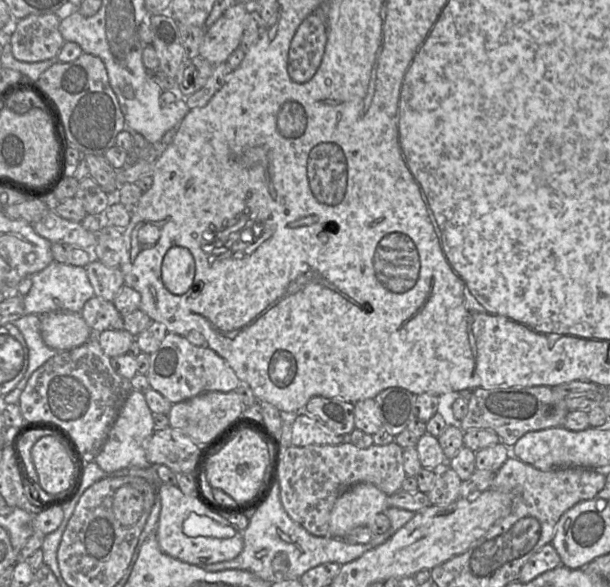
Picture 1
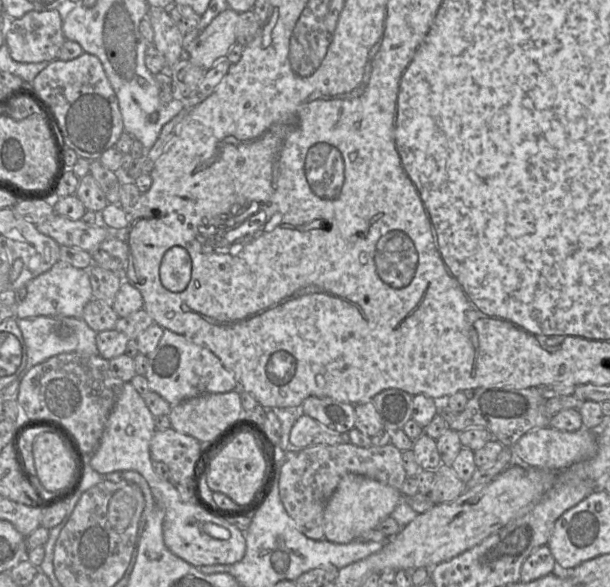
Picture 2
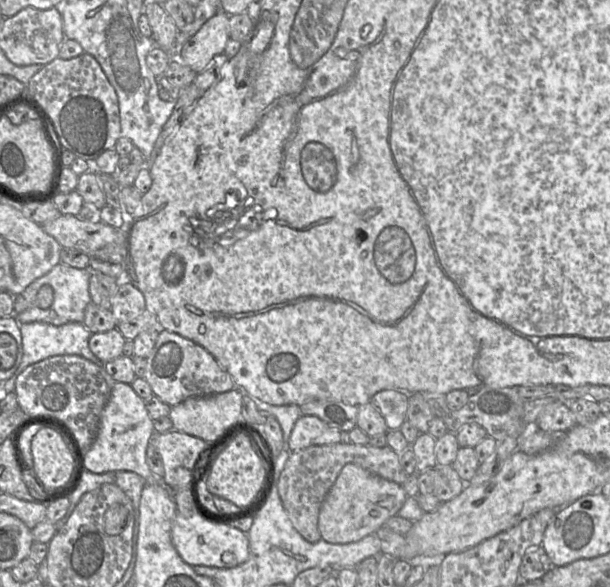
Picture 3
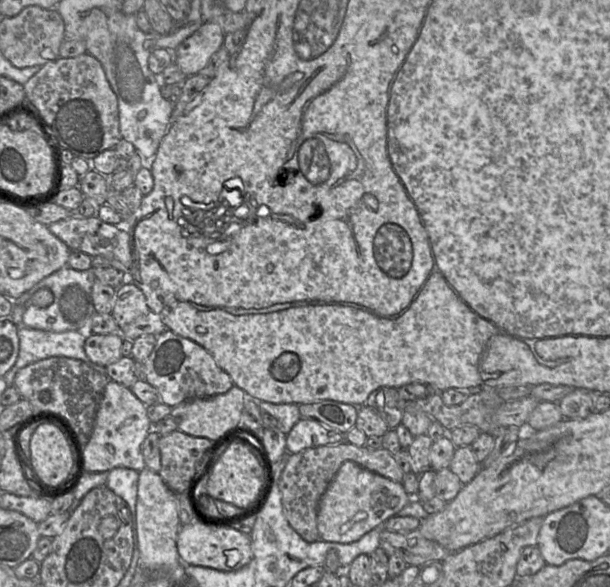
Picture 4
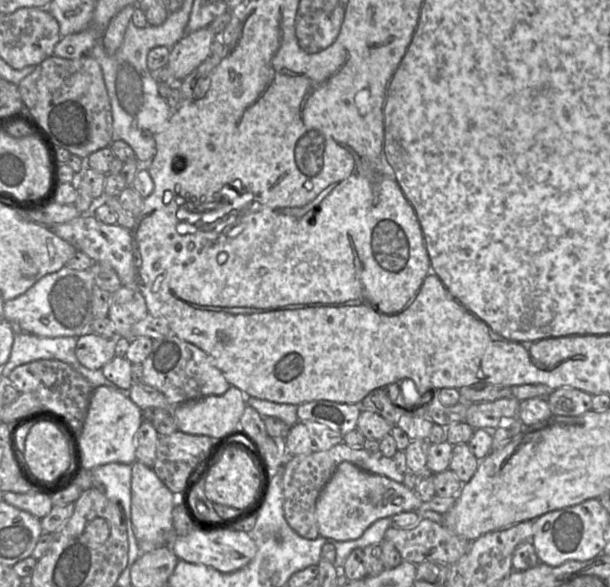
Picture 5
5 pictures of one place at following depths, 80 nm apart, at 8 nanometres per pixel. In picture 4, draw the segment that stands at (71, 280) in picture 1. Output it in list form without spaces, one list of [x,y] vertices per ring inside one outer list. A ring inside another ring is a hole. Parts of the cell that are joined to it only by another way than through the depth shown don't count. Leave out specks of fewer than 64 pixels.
[[[69,266],[62,267],[53,274],[45,277],[30,290],[25,292],[20,299],[13,300],[15,303],[25,305],[22,324],[25,327],[61,333],[65,331],[87,330],[92,316],[96,313],[92,299],[92,287],[96,277],[92,270],[75,270]],[[41,288],[48,288],[53,293],[53,302],[45,307],[39,308],[27,305],[29,299]]]

